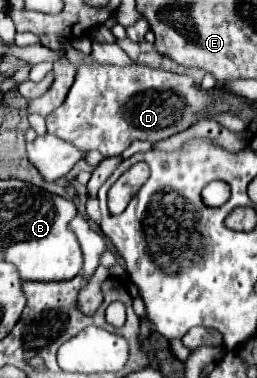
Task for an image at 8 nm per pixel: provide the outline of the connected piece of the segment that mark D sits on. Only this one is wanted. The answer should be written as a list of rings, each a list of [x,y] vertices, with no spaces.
[[[142,64],[118,68],[118,66],[80,66],[76,80],[64,100],[52,114],[46,118],[48,134],[54,134],[66,142],[72,142],[84,154],[90,150],[98,150],[100,154],[118,156],[122,154],[132,140],[150,140],[158,142],[176,132],[186,130],[196,122],[196,112],[206,112],[212,106],[212,98],[204,94],[190,76],[180,76],[172,72],[164,72],[158,68],[148,68]]]

